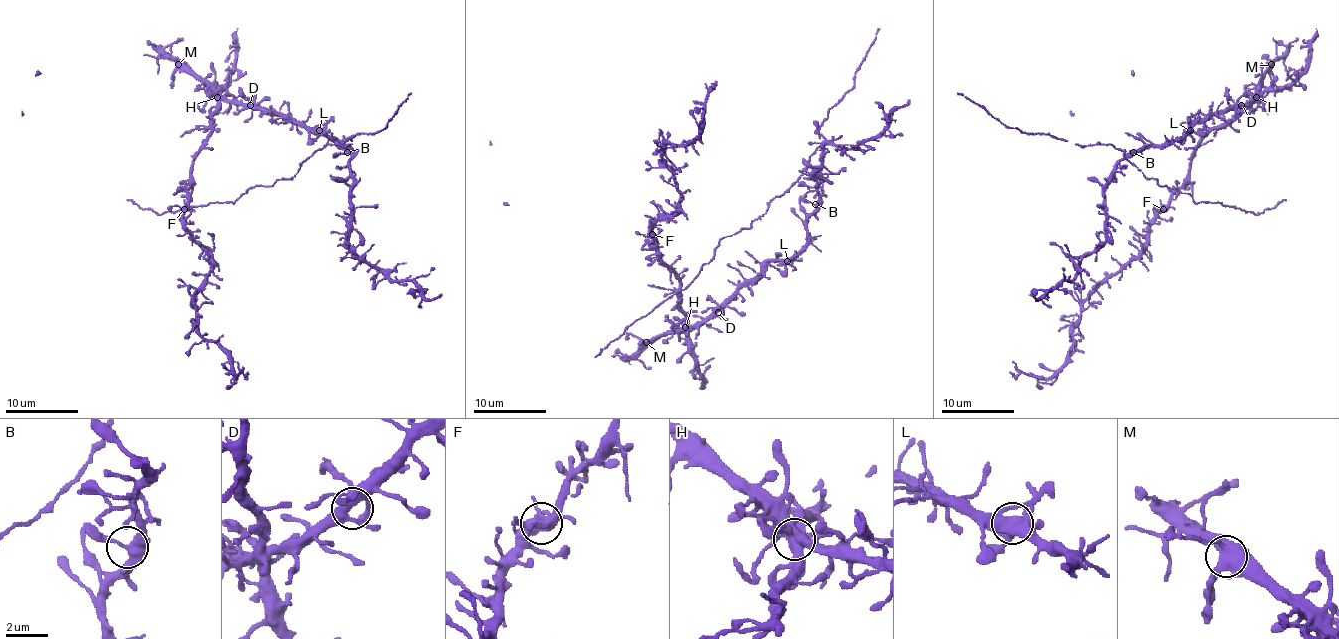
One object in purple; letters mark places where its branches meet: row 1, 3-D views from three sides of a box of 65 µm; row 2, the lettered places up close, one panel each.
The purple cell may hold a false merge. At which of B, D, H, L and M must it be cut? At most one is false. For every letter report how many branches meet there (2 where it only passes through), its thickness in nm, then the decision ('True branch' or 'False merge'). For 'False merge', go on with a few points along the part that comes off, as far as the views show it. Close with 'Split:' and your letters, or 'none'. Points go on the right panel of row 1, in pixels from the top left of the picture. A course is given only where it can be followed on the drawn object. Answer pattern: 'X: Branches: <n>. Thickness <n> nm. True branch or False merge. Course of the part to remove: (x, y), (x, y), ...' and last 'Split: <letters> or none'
B: Branches: 4. Thickness 380 nm. True branch
D: Branches: 7. Thickness 400 nm. True branch
H: Branches: 8. Thickness 550 nm. True branch
L: Branches: 6. Thickness 460 nm. True branch
M: Branches: 6. Thickness 480 nm. True branch
Split: none

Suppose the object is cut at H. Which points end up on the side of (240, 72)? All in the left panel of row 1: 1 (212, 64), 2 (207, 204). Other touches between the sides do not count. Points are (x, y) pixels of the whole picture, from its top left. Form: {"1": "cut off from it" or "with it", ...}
{"1": "cut off from it", "2": "cut off from it"}

